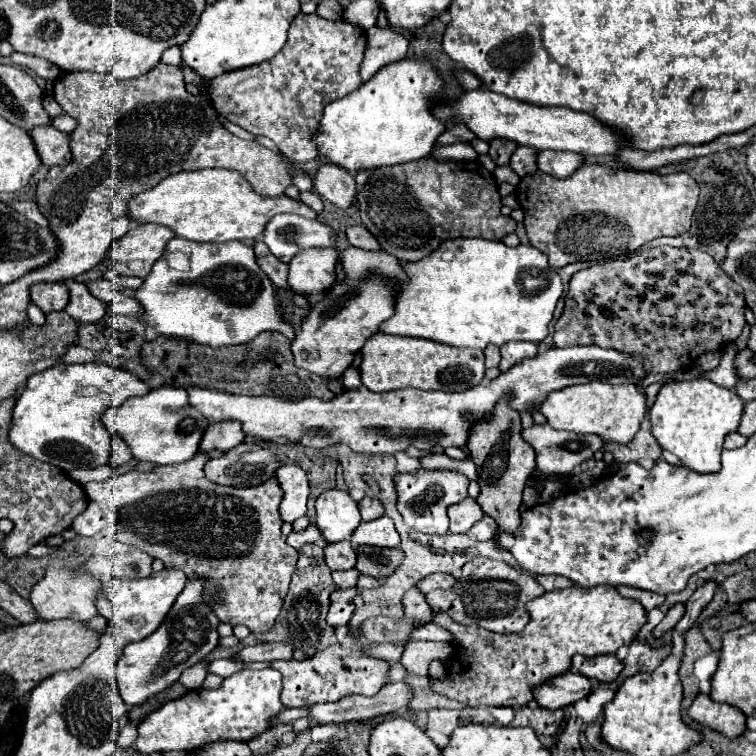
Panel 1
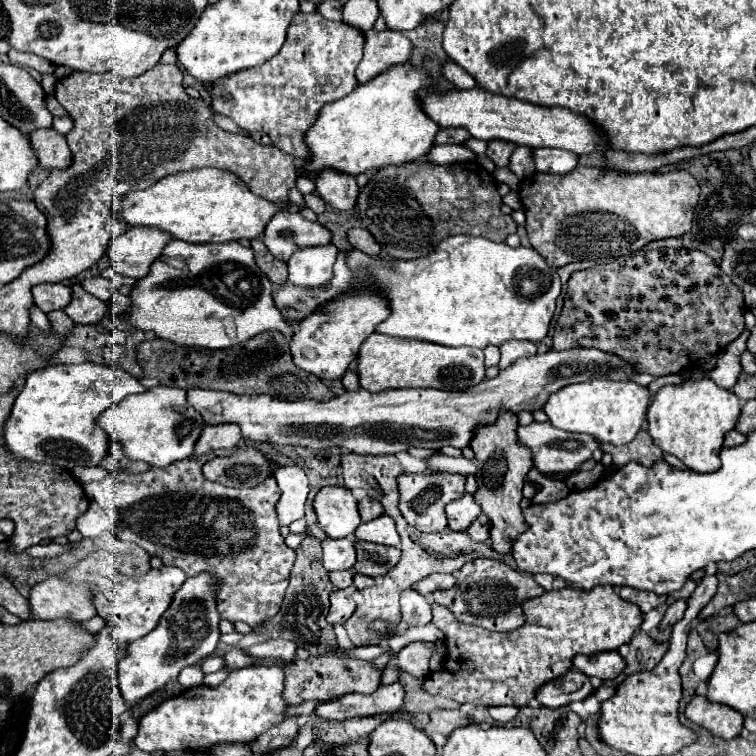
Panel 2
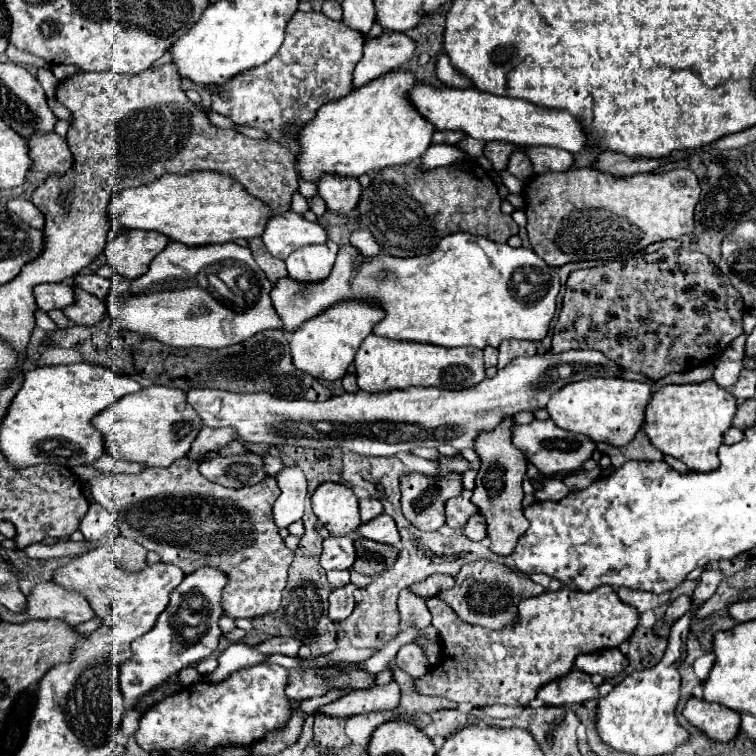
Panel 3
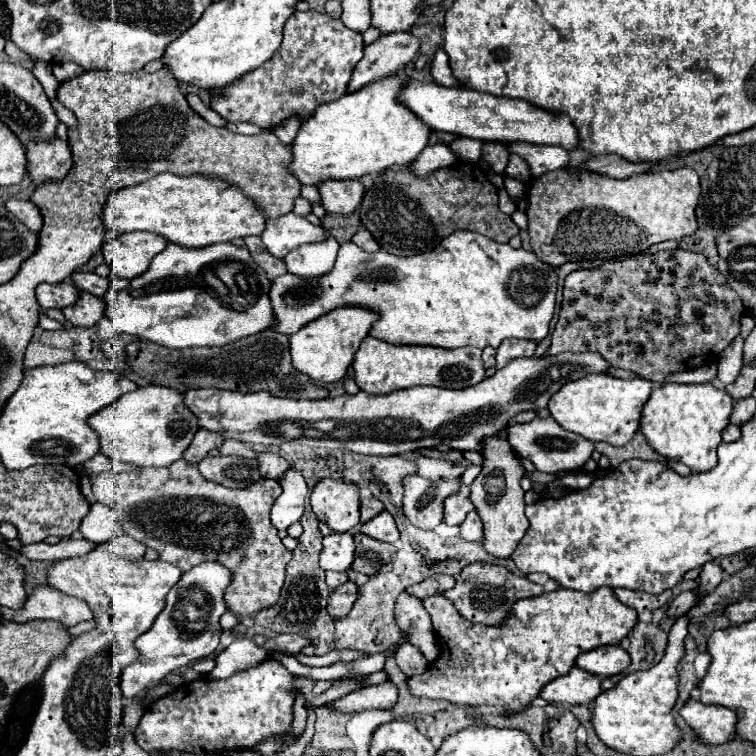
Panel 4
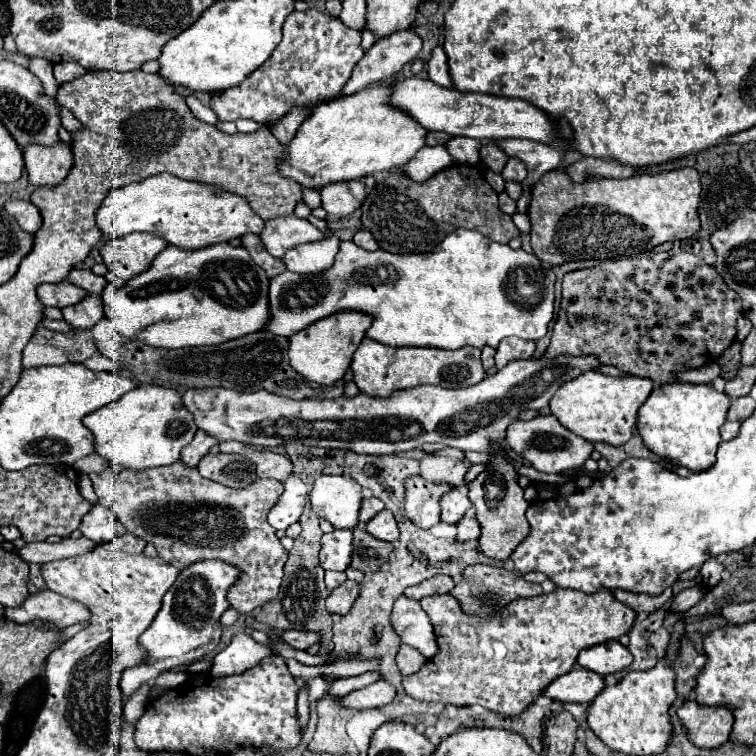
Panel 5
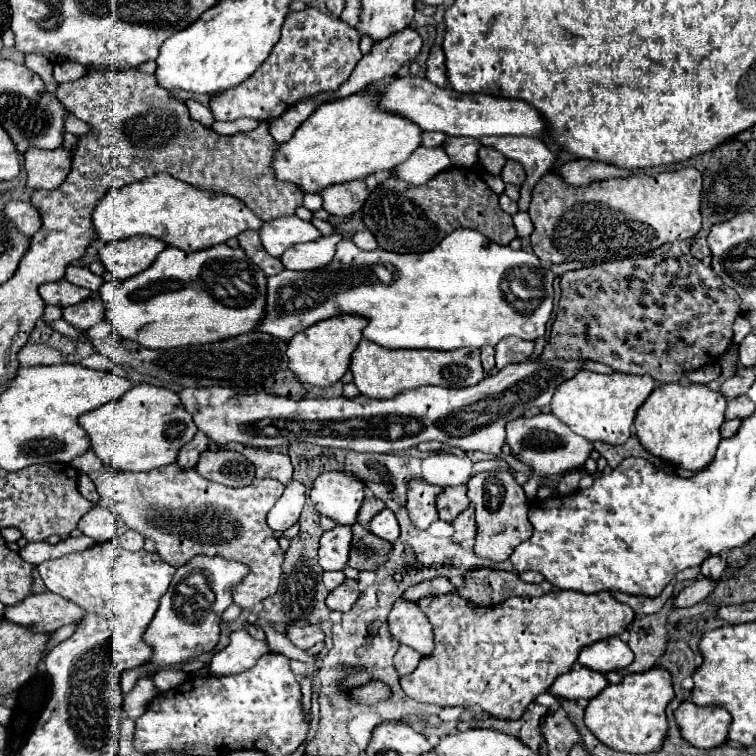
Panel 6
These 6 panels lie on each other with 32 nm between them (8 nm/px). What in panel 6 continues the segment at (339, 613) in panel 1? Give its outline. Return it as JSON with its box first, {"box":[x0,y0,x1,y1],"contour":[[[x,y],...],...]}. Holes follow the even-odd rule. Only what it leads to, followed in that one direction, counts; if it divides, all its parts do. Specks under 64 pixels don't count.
{"box":[326,578,360,612],"contour":[[[346,578],[340,586],[336,586],[328,598],[326,604],[330,610],[340,610],[340,612],[348,612],[354,602],[360,598],[360,590],[358,590],[358,582],[352,578]]]}

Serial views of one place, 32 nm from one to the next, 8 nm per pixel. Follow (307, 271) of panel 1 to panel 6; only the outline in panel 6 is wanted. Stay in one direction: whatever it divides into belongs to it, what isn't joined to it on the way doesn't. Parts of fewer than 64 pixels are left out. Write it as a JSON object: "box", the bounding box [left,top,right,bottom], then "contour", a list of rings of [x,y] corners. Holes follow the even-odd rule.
{"box":[280,232,343,270],"contour":[[[338,232],[326,238],[318,238],[312,242],[296,244],[288,248],[280,260],[288,270],[316,270],[322,268],[324,264],[330,264],[336,252],[336,244],[343,239]]]}

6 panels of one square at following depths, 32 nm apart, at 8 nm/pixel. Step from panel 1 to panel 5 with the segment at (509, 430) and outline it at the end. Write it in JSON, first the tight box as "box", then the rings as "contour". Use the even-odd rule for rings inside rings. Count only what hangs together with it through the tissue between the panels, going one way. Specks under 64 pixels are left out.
{"box":[470,456,530,560],"contour":[[[492,456],[494,470],[478,474],[470,484],[470,502],[476,508],[476,518],[480,522],[478,550],[494,560],[508,560],[514,548],[530,534],[530,524],[526,520],[528,502],[524,500],[524,490],[518,486],[518,472],[504,456]]]}

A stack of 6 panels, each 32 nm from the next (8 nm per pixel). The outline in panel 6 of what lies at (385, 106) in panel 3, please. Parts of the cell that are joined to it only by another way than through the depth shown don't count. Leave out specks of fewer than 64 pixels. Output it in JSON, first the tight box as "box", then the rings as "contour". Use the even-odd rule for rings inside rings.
{"box":[272,92,422,194],"contour":[[[374,92],[374,94],[368,94],[368,96],[352,94],[352,96],[348,96],[348,98],[332,100],[332,102],[328,102],[328,104],[318,106],[318,108],[312,112],[312,116],[306,118],[306,120],[298,126],[298,130],[294,132],[294,136],[292,136],[290,140],[278,144],[278,148],[276,148],[276,152],[274,152],[274,156],[272,156],[272,172],[274,172],[274,176],[276,176],[278,180],[282,180],[282,182],[292,182],[292,184],[296,184],[302,192],[312,192],[312,194],[316,194],[316,192],[322,192],[326,186],[342,184],[342,182],[350,182],[350,180],[362,180],[362,178],[366,178],[366,176],[370,176],[370,174],[374,174],[374,172],[392,170],[396,164],[404,162],[404,160],[416,150],[416,146],[420,146],[420,134],[422,134],[422,132],[420,132],[414,124],[408,124],[408,120],[398,120],[398,116],[384,116],[382,112],[376,112],[376,108],[372,108],[372,96],[376,96],[376,92]]]}

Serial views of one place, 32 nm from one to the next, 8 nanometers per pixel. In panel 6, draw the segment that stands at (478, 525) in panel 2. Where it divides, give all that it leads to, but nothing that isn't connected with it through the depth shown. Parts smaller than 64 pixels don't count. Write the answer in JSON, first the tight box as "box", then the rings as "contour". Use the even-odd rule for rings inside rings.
{"box":[452,506,476,542],"contour":[[[468,506],[464,512],[460,512],[460,514],[452,520],[452,526],[454,526],[452,540],[454,540],[454,542],[464,542],[464,540],[474,538],[474,536],[476,536],[474,524],[476,524],[476,520],[474,520],[474,508]]]}

